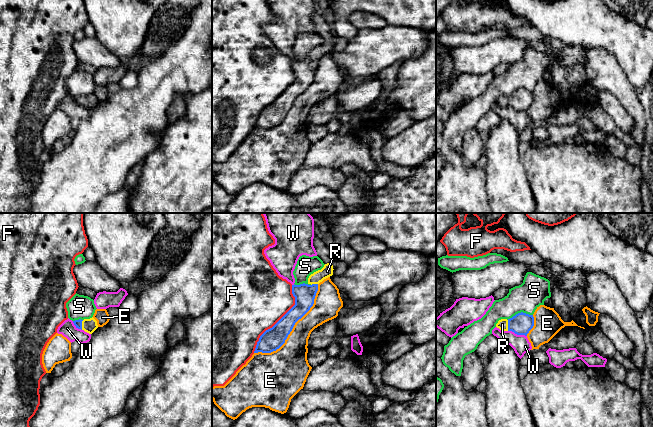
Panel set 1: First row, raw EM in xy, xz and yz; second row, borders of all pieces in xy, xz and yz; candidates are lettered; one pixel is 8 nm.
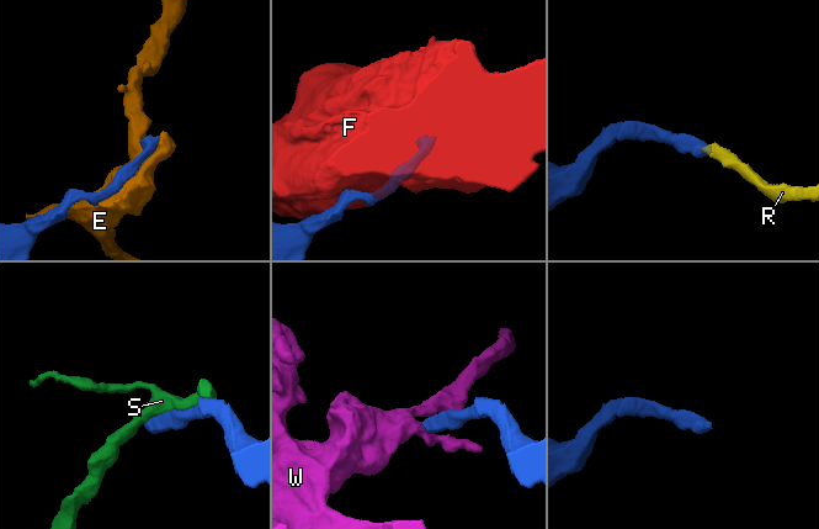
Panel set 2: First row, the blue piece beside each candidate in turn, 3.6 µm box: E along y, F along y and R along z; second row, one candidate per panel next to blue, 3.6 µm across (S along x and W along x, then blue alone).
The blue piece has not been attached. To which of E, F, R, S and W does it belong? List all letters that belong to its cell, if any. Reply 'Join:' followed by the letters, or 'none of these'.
Join: R

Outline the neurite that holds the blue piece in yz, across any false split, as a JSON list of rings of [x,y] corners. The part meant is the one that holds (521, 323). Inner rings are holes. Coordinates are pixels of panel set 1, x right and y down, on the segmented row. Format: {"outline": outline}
{"outline": [[[518,313],[510,319],[501,319],[496,324],[496,327],[501,331],[512,331],[517,335],[525,335],[534,326],[534,317],[526,313]]]}

